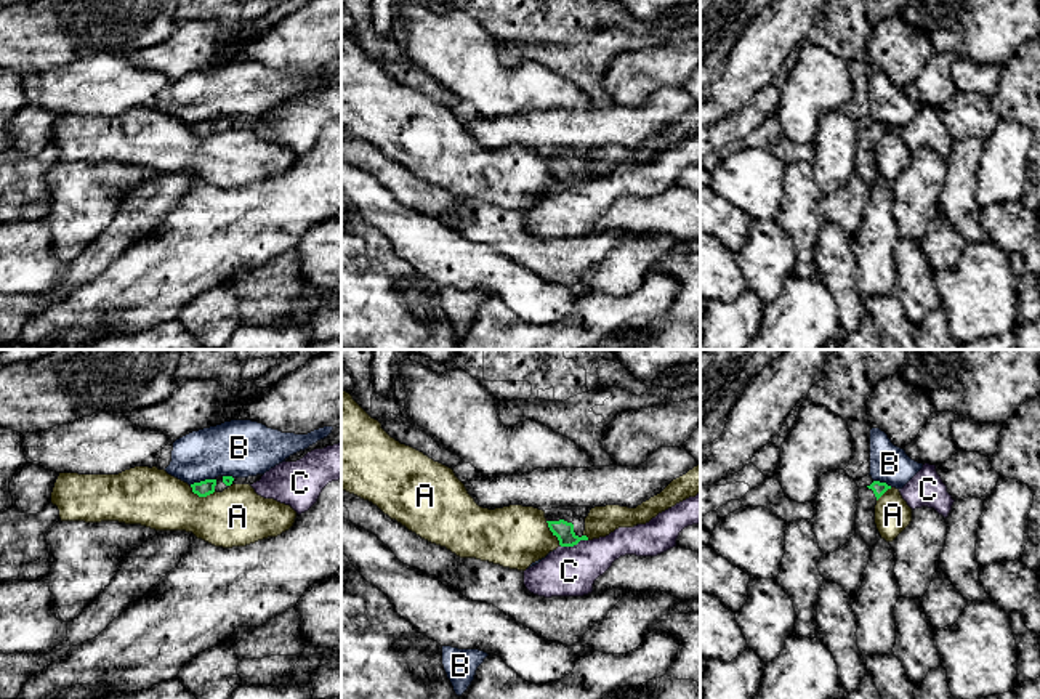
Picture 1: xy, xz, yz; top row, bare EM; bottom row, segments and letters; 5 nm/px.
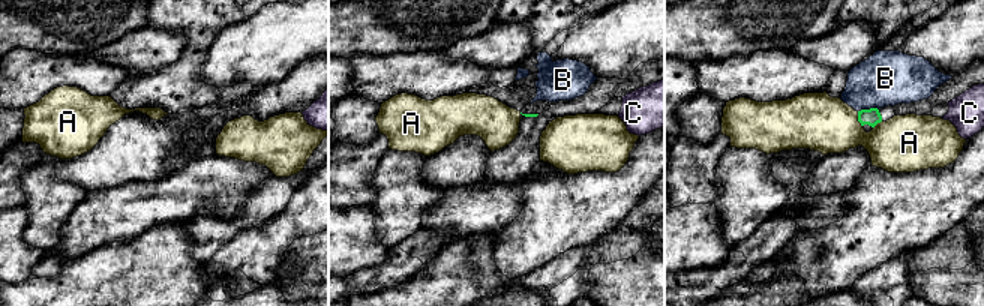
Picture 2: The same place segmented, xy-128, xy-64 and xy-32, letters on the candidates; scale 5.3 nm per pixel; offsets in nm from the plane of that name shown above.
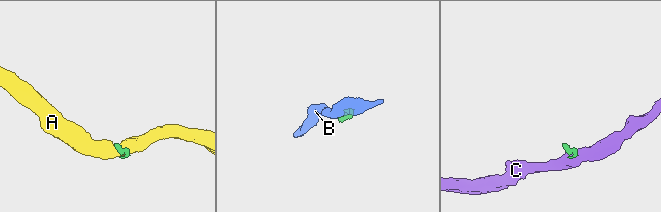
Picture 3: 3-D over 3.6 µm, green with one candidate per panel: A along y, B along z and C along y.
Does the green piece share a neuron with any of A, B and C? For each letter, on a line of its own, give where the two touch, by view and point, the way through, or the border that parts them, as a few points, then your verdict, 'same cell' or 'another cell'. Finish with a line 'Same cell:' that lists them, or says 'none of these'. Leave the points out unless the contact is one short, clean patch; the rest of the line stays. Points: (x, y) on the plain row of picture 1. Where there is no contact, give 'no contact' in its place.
A: xy (202, 137) | along xy (189, 127), (199, 137), (209, 137), (215, 132) | another cell
B: xy (201, 122) | along xy (213, 119), (189, 125) | another cell
C: xz (574, 185) | along xz (587, 180), (561, 188) | another cell
Same cell: none of these

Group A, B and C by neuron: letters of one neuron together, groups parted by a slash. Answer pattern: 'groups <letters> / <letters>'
groups A / B / C

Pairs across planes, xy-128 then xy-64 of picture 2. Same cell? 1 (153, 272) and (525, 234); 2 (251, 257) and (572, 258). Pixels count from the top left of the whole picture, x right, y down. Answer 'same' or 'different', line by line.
1: different
2: same

